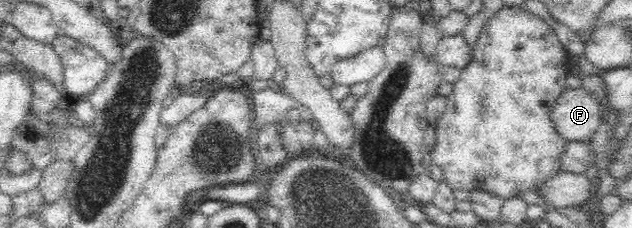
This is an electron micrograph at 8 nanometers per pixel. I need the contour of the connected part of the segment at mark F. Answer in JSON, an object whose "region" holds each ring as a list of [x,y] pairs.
{"region":[[[581,87],[562,91],[552,102],[548,116],[563,139],[585,142],[595,133],[601,118],[600,102]]]}

